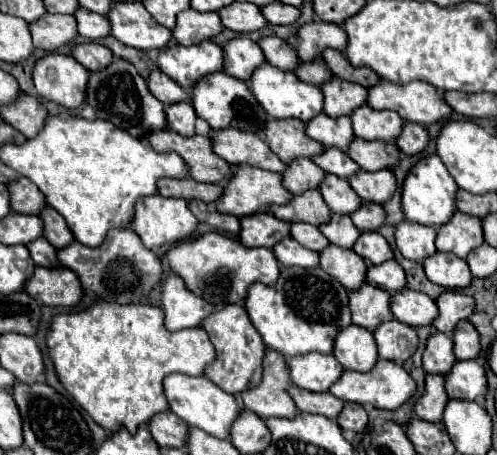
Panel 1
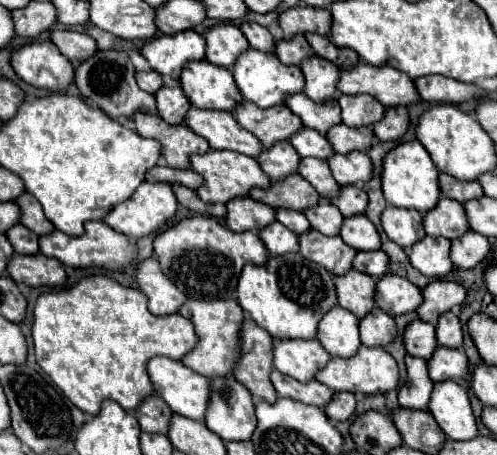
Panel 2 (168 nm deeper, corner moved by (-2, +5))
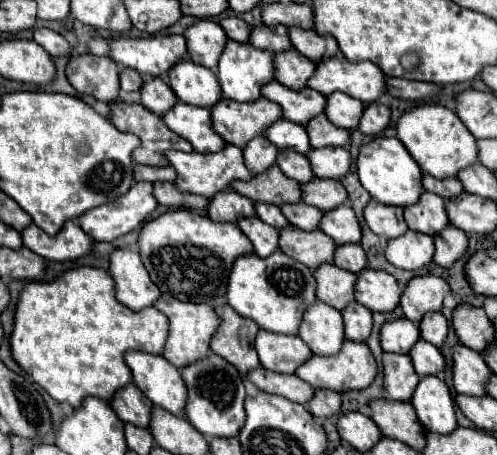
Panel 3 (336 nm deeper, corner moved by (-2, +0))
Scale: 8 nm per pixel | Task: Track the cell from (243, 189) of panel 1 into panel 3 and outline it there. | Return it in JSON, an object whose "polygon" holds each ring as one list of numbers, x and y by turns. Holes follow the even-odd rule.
{"polygon":[[226,144,220,152,214,154,200,154,200,152,178,152,178,150,166,150,166,158,170,166,176,170,176,188,182,192,198,194,204,198,212,198,220,190,226,190,232,180,250,180,252,174,244,166,242,150,238,146]]}

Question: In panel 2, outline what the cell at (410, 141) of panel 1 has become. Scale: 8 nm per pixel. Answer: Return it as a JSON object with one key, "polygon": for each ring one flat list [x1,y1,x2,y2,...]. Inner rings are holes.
{"polygon":[[392,107,386,109,386,115,380,123,374,125,374,133,380,141,400,141,408,131,410,119,406,107]]}

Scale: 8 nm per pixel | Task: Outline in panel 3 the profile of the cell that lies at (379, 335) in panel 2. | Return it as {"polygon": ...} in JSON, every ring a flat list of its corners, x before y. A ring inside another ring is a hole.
{"polygon":[[350,302,346,310,342,310,342,320,344,320,344,336,354,342,364,342,370,336,372,330,372,312,358,304]]}

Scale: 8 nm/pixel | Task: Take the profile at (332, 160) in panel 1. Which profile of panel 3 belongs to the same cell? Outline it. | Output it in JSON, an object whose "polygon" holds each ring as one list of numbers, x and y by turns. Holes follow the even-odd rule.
{"polygon":[[284,118,276,120,270,128,266,128,264,138,268,138,280,150,290,148,290,150,300,152,300,154,306,154,310,150,306,130,294,122,284,120]]}

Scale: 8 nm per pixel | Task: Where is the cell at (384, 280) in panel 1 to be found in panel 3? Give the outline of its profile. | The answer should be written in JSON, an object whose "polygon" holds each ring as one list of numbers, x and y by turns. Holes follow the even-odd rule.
{"polygon":[[342,244,334,250,334,264,350,272,360,272,366,268,366,254,360,244]]}

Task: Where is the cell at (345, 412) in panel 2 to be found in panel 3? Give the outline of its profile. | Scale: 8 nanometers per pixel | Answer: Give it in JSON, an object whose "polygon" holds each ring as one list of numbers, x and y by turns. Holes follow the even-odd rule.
{"polygon":[[314,390,314,396,306,404,306,408,314,418,324,420,324,416,340,412,340,394,334,390]]}

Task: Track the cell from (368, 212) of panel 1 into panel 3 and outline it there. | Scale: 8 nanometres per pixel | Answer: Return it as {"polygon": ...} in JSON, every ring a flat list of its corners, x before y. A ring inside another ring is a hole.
{"polygon":[[316,178,314,182,300,184,300,190,302,202,316,206,322,212,328,212,340,204,348,204,348,194,344,186,332,178]]}

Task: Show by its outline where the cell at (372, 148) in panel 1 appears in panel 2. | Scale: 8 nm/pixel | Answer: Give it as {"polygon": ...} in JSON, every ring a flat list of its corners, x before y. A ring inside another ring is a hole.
{"polygon":[[336,125,330,129,326,139,332,143,336,153,352,153,352,151,368,151,378,139,374,137,372,127,346,127,346,125]]}

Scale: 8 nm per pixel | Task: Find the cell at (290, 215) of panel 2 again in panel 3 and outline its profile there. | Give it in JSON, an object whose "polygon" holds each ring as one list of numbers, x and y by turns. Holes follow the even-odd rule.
{"polygon":[[256,202,256,204,254,204,254,210,256,210,256,216,258,216,262,222,266,222,266,224,270,224,270,226,274,226,274,228,284,228,284,226,290,224,290,222,284,218,284,214,280,212,280,208,274,206,274,204]]}

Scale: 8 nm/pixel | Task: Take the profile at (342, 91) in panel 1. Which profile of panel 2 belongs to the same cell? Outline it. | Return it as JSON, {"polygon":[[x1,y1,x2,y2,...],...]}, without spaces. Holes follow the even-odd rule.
{"polygon":[[312,57,302,63,302,73,306,77,306,95,312,101,326,103,330,99,340,97,338,93,338,81,340,81,340,69,338,65,322,59,322,57]]}

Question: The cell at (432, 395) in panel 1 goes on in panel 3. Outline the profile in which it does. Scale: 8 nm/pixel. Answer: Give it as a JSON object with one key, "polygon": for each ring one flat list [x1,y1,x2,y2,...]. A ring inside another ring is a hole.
{"polygon":[[382,354,382,372,386,398,408,402,420,380,420,376,412,370,410,358,406,354]]}

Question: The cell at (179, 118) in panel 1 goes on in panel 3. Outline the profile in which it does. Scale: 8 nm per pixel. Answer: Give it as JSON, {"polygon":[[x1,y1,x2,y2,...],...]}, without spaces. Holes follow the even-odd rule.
{"polygon":[[162,78,146,80,142,84,140,96,142,96,142,104,158,116,162,116,168,108,172,108,176,104,174,92,170,90,170,86]]}

